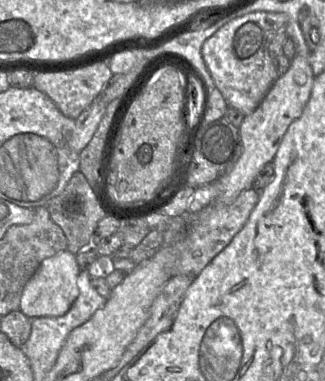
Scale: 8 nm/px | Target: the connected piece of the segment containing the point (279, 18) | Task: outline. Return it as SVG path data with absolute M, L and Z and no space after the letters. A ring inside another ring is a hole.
M256 11L233 18L206 39L201 48L203 60L228 107L251 114L279 78L269 53L269 44L281 28L286 28L288 16L281 12Z

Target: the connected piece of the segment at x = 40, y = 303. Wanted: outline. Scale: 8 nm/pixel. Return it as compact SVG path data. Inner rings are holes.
M69 250L61 251L44 259L23 290L20 310L29 318L64 315L79 295L77 280L80 271L76 255Z

